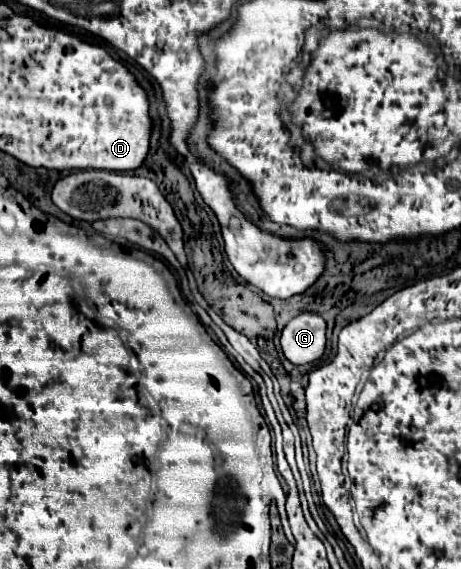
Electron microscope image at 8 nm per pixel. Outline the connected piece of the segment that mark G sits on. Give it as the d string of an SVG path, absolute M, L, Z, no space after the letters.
M299 314L281 332L281 348L291 364L311 364L325 352L325 320L319 314Z

